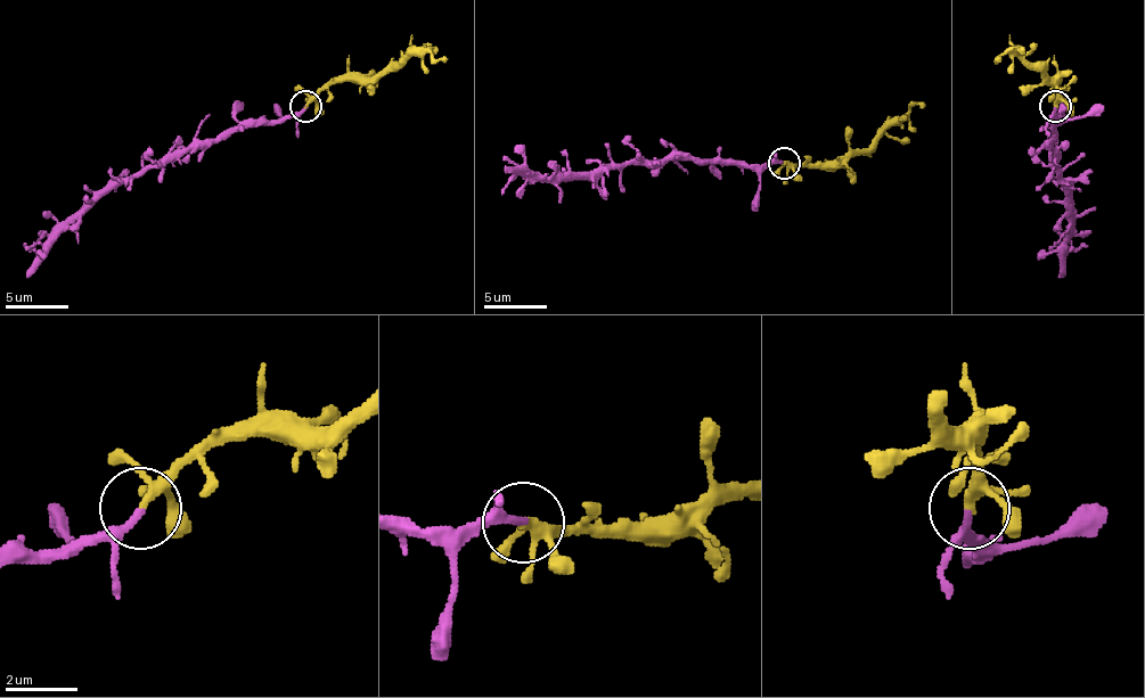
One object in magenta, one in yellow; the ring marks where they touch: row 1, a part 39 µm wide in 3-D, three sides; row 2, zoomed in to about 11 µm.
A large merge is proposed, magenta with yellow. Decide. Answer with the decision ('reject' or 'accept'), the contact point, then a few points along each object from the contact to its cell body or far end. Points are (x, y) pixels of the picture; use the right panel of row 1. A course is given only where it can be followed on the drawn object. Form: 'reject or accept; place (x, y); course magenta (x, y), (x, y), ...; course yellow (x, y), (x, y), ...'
accept; place (1055, 106); course magenta (1055, 105), (1057, 121), (1052, 140), (1061, 178), (1068, 244), (1057, 276); course yellow (1055, 105), (1057, 83), (1055, 80), (1032, 70), (1016, 55), (1007, 51), (998, 60), (995, 57)

